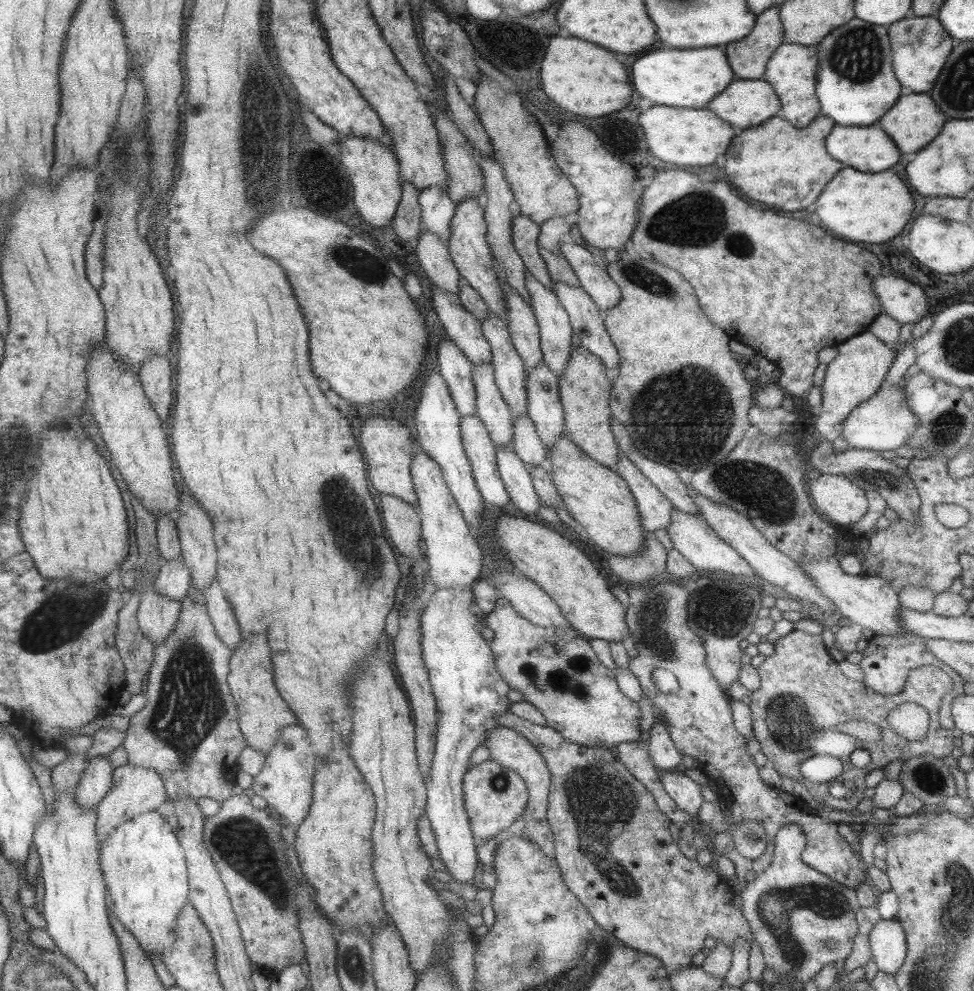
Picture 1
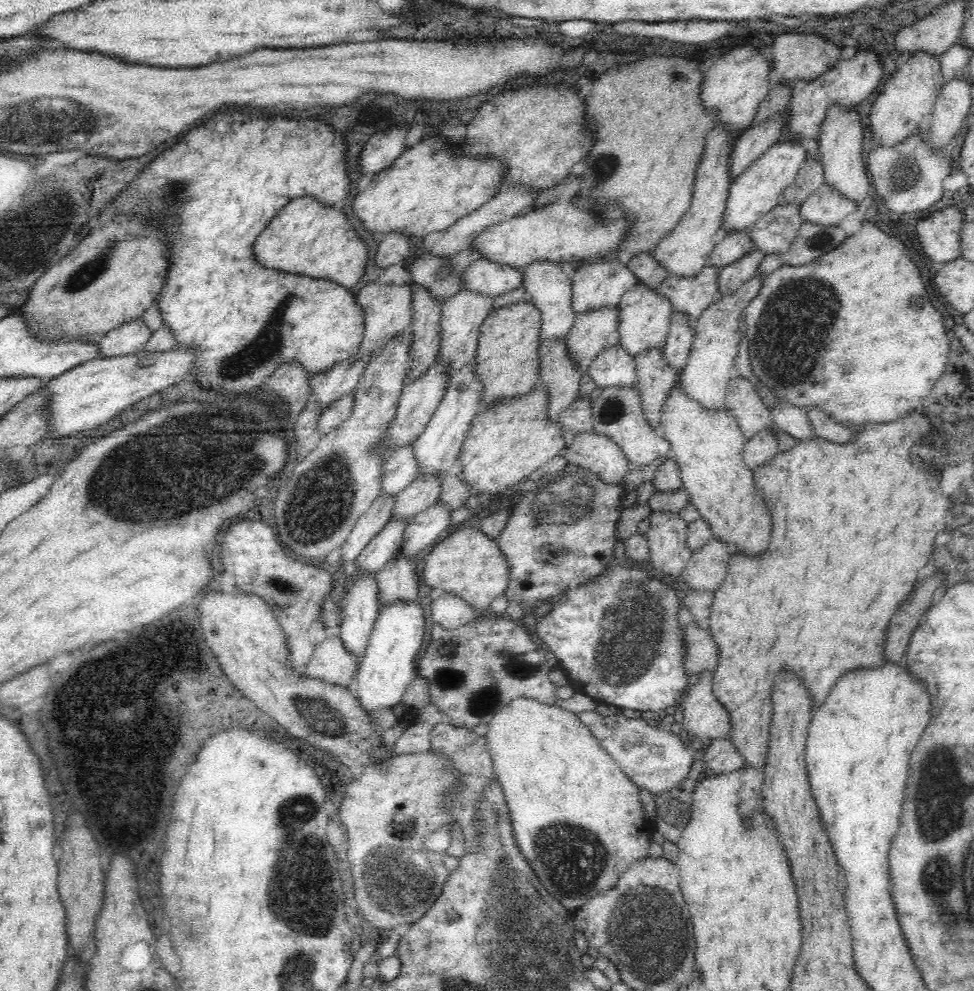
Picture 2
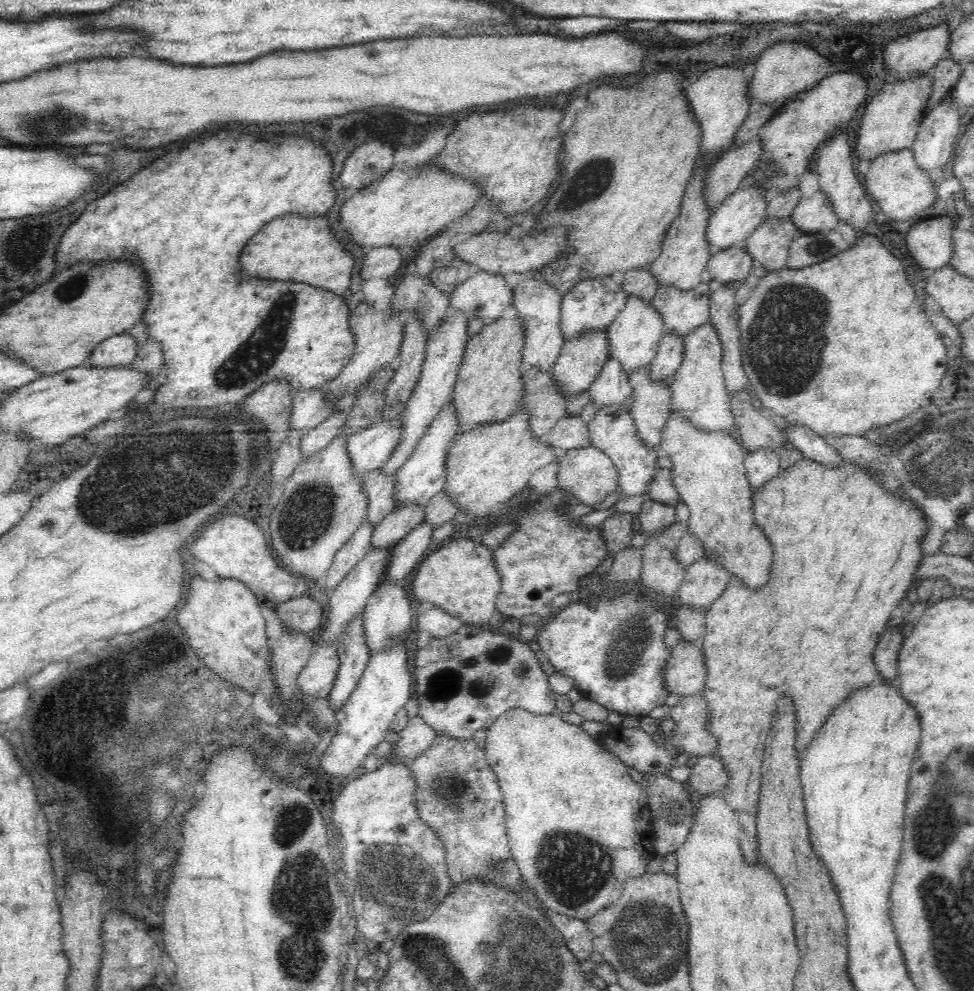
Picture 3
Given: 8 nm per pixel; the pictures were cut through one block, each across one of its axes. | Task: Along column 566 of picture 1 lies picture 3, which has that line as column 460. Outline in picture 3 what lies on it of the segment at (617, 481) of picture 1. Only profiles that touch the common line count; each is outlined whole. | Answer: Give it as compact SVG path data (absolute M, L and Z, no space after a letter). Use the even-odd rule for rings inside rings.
M522 409L515 415L507 416L503 421L490 423L489 425L484 425L466 431L465 433L462 433L460 436L456 437L446 456L446 484L444 484L443 490L448 495L448 501L456 504L458 511L463 510L463 512L467 513L467 515L474 515L475 517L478 517L478 519L484 518L484 520L486 520L490 518L490 516L497 513L499 509L502 509L503 504L506 504L508 500L512 500L512 498L514 498L518 492L527 486L532 474L534 474L537 470L540 470L540 468L543 466L546 466L547 464L555 461L554 448L546 445L546 443L542 442L542 440L532 437L532 433L530 433L530 429L528 429L530 428L528 418L530 418L530 413L528 413L526 409Z

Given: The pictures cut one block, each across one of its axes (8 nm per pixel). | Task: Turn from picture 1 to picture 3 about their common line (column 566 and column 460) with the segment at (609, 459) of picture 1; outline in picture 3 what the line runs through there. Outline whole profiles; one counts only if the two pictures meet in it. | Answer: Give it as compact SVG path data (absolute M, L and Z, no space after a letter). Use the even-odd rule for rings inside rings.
M518 317L512 320L498 320L484 326L478 334L472 335L464 346L464 358L460 362L456 382L450 394L450 401L456 411L458 432L456 437L466 431L503 421L510 416L524 394L520 363L520 350L524 342L525 326Z

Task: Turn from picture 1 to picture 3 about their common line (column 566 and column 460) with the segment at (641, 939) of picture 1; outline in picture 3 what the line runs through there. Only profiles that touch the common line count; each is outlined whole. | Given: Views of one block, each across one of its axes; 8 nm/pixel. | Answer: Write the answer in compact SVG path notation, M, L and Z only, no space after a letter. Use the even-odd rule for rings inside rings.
M437 736L428 750L424 750L406 764L406 769L414 777L414 802L418 817L434 831L434 835L438 835L446 851L446 871L450 879L450 888L459 887L470 879L478 879L502 889L510 889L512 893L522 890L522 884L526 884L520 878L520 867L509 847L503 795L494 771L486 762L484 748L480 749L473 738L454 739Z

